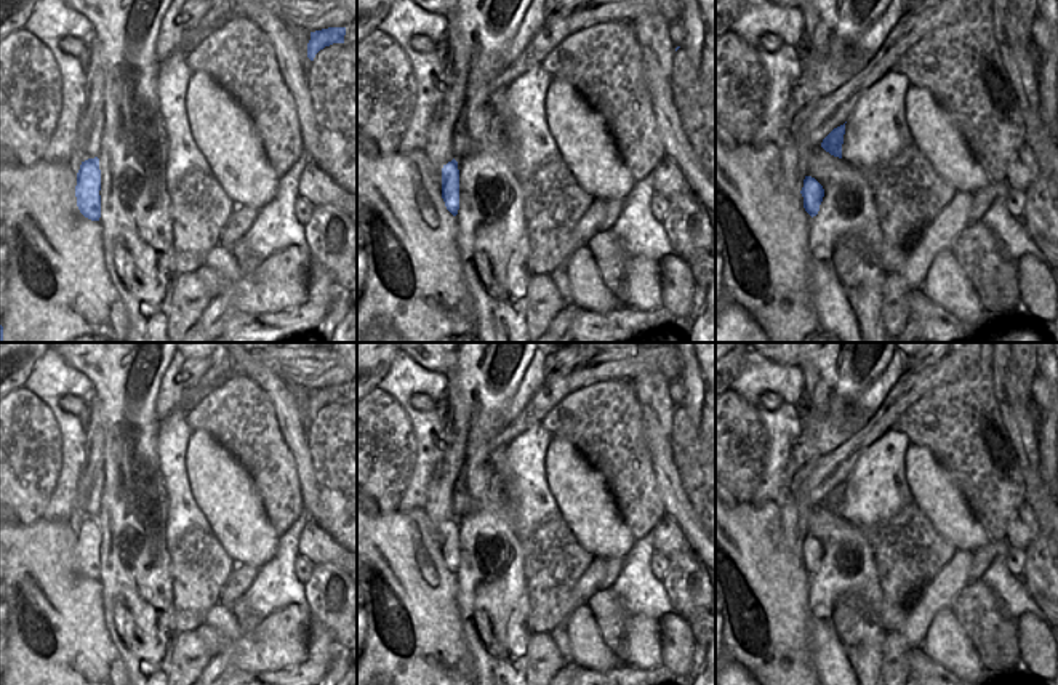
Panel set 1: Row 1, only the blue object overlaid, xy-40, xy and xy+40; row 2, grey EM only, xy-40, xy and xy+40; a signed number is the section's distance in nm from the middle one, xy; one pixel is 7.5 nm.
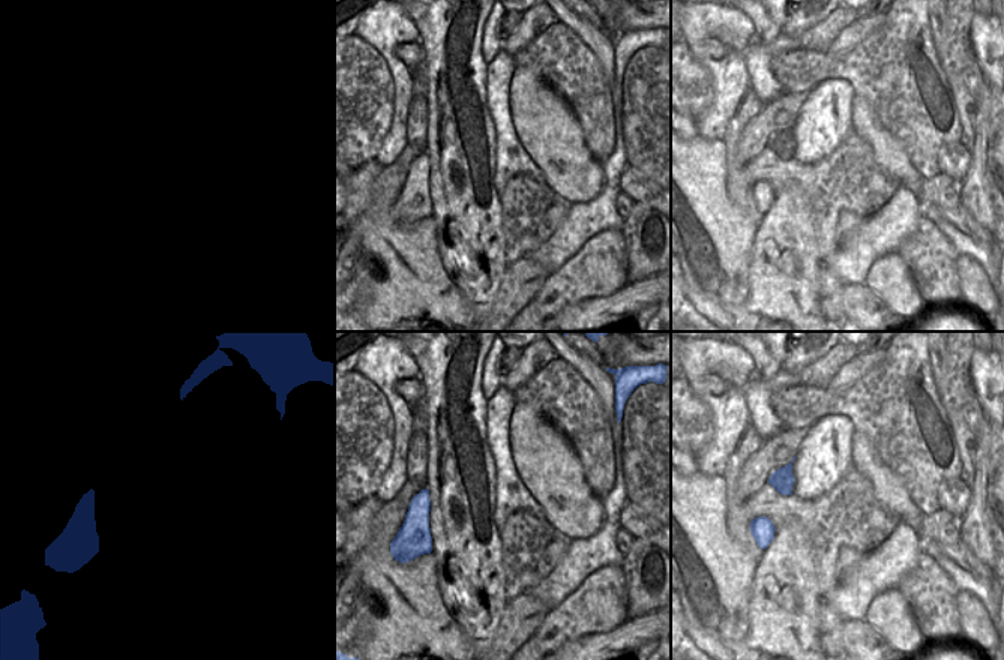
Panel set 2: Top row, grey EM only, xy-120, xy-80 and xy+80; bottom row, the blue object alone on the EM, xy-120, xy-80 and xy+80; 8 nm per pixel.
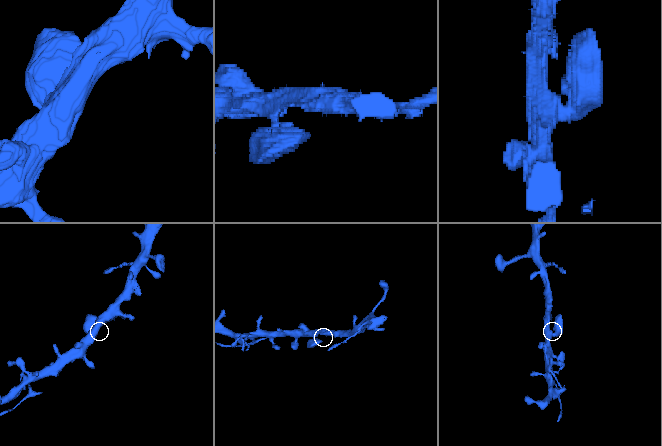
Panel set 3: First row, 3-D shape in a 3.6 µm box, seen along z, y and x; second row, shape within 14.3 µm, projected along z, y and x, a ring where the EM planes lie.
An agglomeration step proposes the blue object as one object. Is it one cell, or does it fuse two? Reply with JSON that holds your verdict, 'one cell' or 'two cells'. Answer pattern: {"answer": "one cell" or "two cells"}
{"answer": "one cell"}

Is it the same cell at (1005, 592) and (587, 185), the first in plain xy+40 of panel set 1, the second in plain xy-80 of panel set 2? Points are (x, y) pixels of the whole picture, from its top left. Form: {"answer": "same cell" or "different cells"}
{"answer": "different cells"}

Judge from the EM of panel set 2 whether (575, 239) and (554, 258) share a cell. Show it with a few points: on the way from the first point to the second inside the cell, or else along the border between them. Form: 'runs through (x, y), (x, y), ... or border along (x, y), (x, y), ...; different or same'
runs through (571, 242), (559, 254); same

